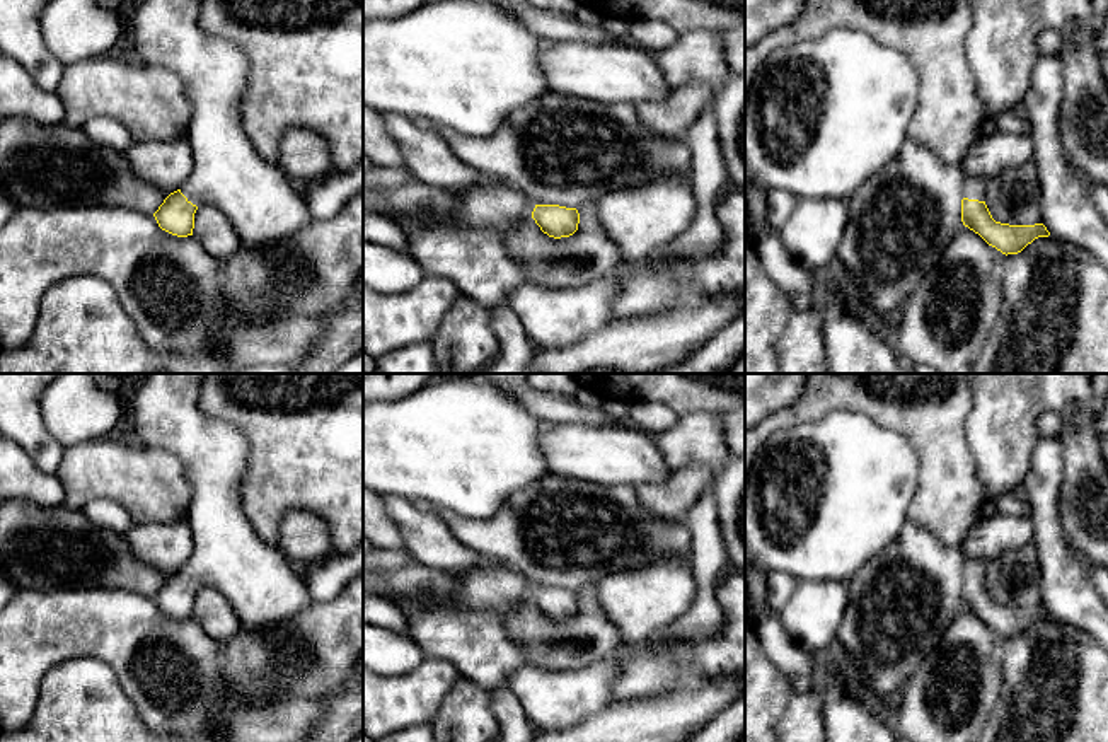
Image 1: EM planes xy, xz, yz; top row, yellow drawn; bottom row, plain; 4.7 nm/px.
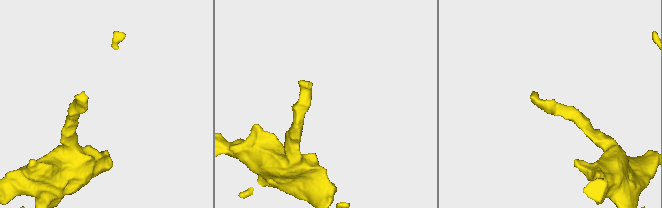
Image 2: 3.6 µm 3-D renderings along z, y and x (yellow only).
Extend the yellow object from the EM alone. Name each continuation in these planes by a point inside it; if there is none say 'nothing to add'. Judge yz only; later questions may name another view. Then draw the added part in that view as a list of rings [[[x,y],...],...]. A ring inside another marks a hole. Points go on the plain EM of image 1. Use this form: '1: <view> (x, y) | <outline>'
1: yz (974, 570) | [[[963,558],[963,580],[985,583],[987,561],[977,558]]]

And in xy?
1: xy (265, 589) | [[[143,374],[128,392],[133,411],[133,438],[145,447],[160,447],[176,454],[184,464],[193,496],[186,522],[193,530],[194,551],[181,575],[196,588],[211,587],[223,594],[242,629],[261,631],[293,619],[314,604],[300,568],[293,566],[276,548],[269,546],[247,520],[240,501],[240,483],[247,471],[249,442],[230,423],[215,420],[199,409],[205,374]]]

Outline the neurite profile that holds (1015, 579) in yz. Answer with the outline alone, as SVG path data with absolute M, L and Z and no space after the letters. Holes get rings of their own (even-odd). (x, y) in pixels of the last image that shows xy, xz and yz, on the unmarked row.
M1035 542L1006 551L987 563L985 587L995 604L1042 606L1042 571Z

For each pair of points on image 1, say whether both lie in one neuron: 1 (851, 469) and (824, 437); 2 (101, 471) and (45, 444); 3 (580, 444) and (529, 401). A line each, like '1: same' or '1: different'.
1: same
2: different
3: different

